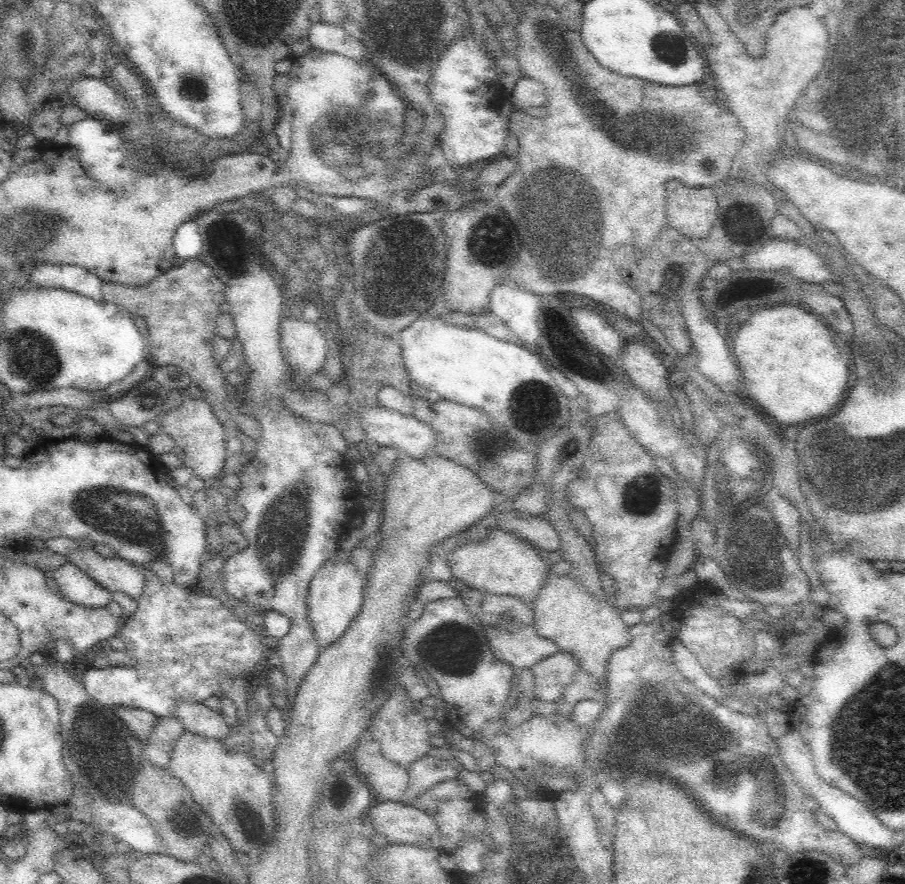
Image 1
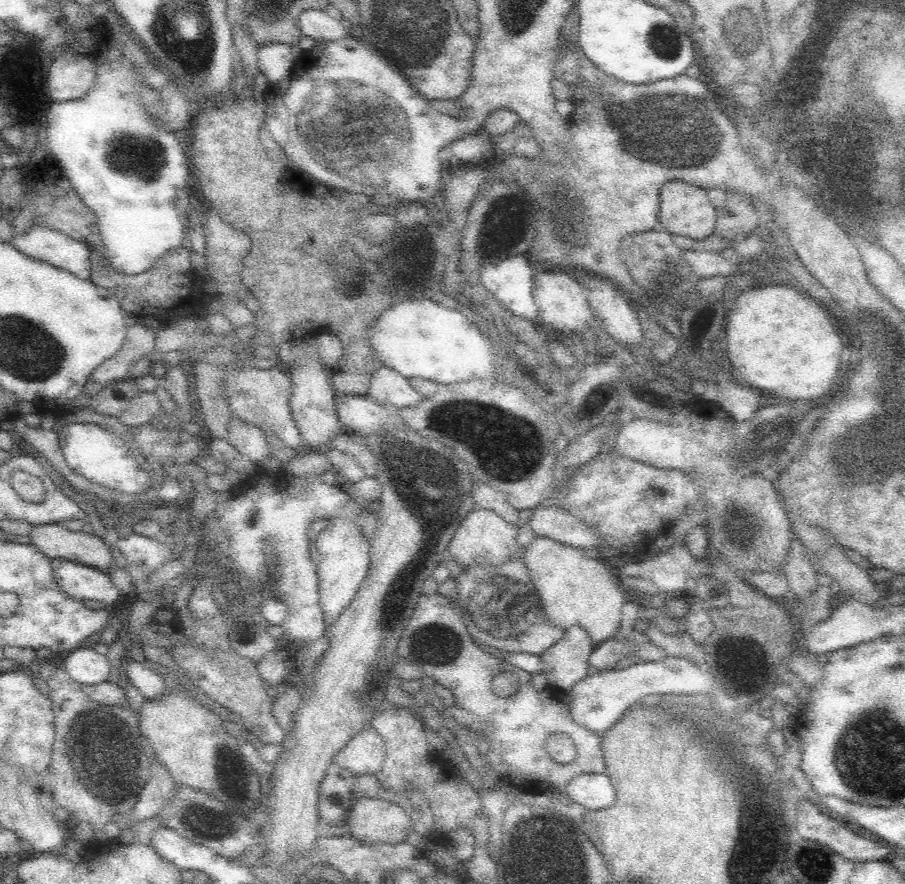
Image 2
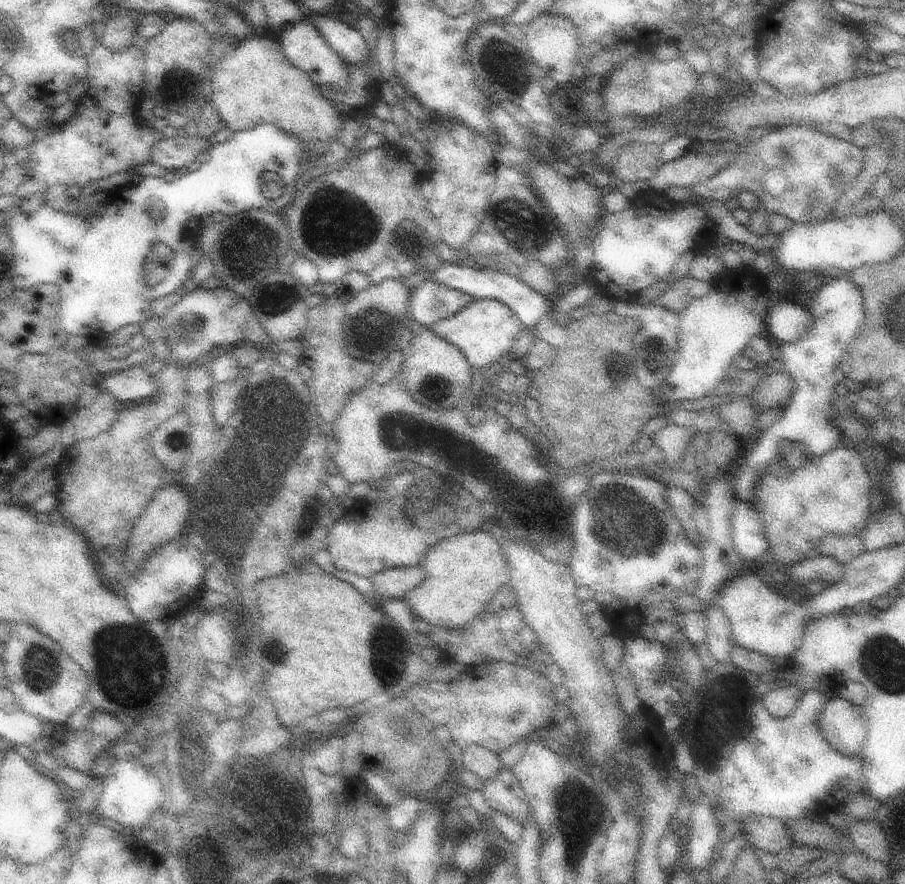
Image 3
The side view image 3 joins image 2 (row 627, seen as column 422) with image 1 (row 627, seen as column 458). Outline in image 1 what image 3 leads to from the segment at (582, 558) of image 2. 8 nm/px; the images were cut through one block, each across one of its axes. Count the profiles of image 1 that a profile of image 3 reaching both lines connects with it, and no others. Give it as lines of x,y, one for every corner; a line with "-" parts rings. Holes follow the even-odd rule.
548,566
548,578
536,600
532,602
536,632
552,640
560,652
570,652
578,658
580,670
592,674
598,682
606,680
606,664
616,648
624,648
630,642
630,626
624,622
616,604
610,604
604,596
592,594
584,584
572,576
556,576

